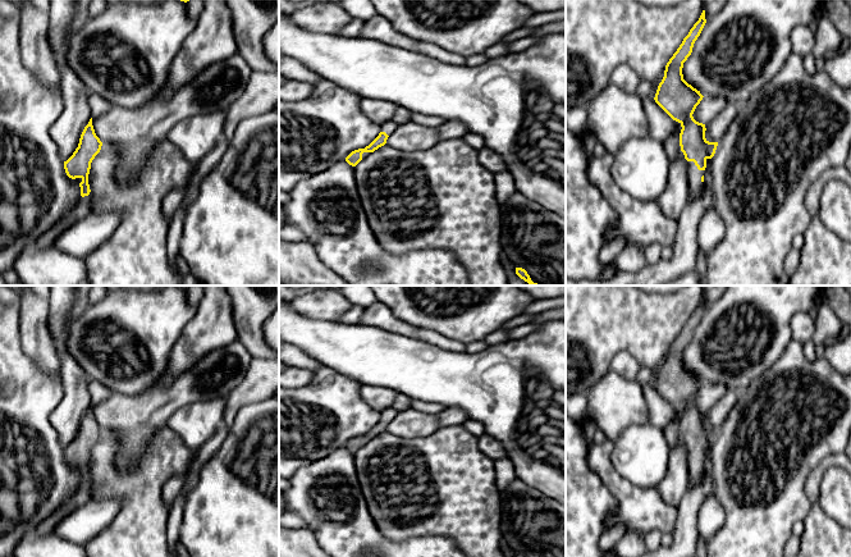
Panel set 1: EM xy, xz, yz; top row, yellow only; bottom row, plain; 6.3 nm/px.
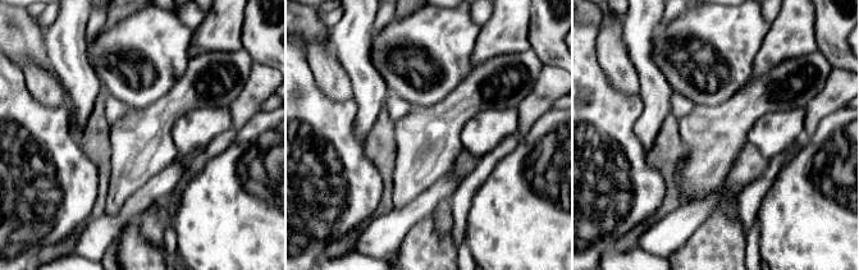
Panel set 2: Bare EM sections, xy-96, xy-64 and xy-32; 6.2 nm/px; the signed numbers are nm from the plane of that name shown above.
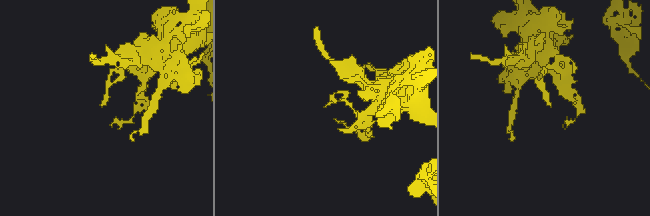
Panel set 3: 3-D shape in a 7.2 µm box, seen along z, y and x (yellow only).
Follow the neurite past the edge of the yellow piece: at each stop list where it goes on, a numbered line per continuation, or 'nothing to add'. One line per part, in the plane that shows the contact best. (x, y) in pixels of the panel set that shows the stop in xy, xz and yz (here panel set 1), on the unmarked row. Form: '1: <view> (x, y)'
1: yz (696, 474)

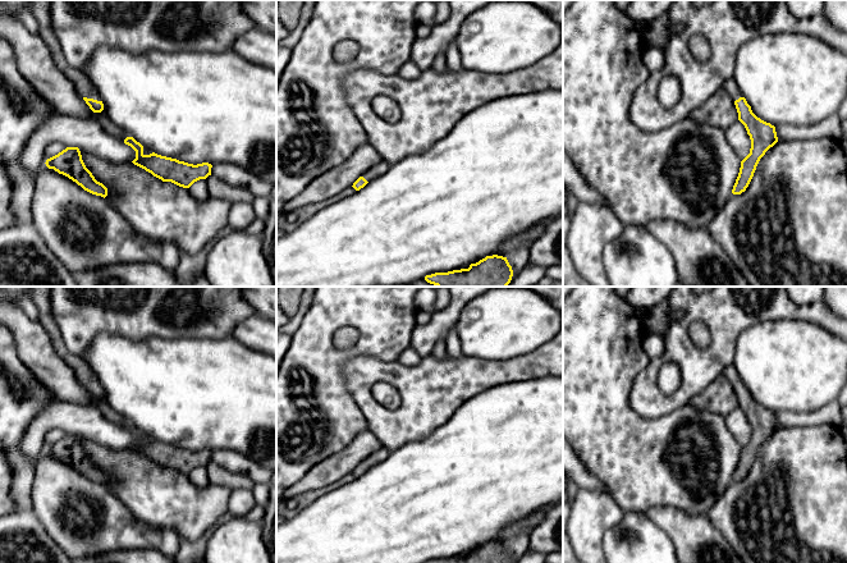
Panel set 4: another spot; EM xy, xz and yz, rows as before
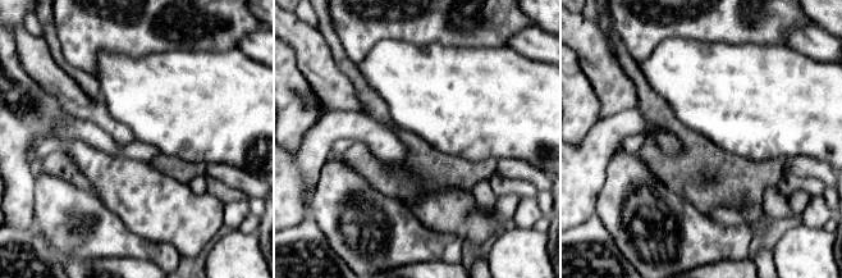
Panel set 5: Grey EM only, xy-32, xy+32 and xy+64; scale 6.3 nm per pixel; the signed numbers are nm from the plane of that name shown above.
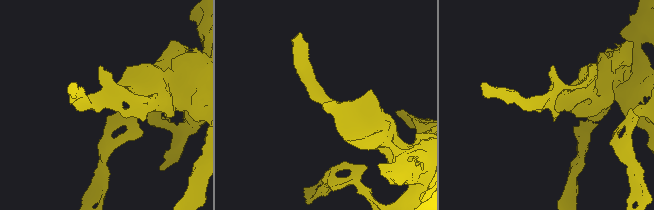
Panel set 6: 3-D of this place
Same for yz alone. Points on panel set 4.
1: yz (729, 372)

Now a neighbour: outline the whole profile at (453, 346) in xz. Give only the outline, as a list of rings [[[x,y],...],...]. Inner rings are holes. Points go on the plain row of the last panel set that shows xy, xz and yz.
[[[455,326],[449,330],[448,337],[445,338],[445,347],[447,354],[449,354],[452,358],[463,357],[462,345]]]

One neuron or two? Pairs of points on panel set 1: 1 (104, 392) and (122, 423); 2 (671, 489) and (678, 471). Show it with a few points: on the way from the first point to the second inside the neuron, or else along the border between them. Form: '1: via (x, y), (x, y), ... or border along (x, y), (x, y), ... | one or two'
1: border along (113, 392), (103, 401), (92, 405) | two
2: via (673, 485), (677, 475) | one

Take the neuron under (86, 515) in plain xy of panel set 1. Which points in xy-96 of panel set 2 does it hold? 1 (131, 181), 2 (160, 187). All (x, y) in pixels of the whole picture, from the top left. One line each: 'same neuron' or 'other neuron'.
1: other neuron
2: same neuron

